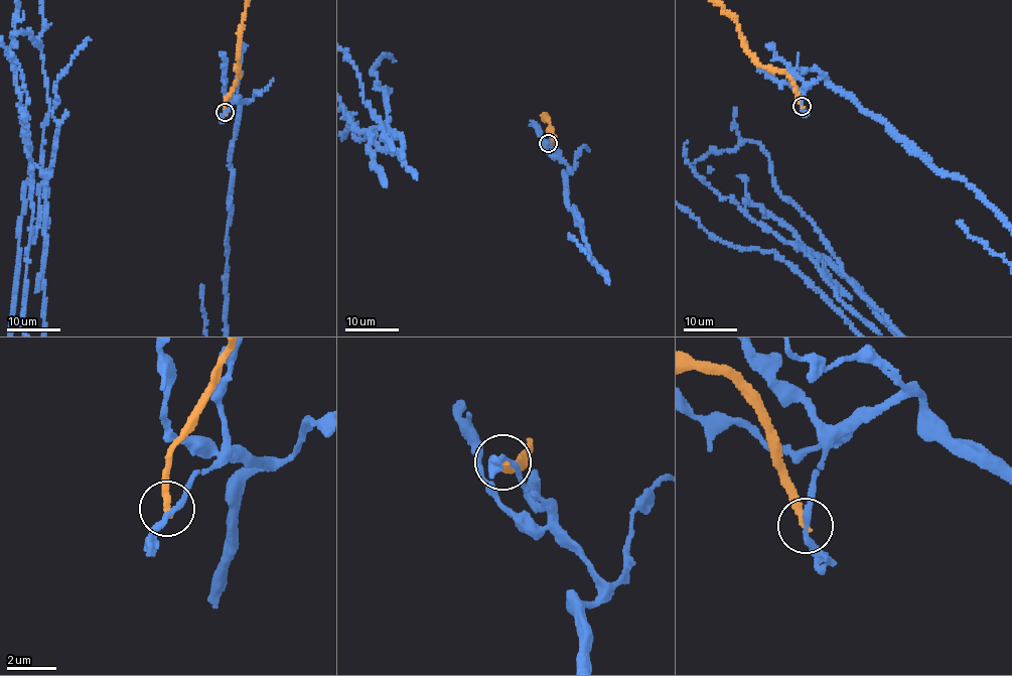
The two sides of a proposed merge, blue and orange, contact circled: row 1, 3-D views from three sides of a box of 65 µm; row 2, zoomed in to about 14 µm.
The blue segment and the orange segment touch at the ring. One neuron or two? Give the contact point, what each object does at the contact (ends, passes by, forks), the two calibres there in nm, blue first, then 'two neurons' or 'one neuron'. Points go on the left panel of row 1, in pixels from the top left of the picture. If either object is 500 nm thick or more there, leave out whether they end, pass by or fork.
at (225, 112); blue passes by; orange ends there; 240 nm thick on the blue side, 280 nm on the other; two neurons

